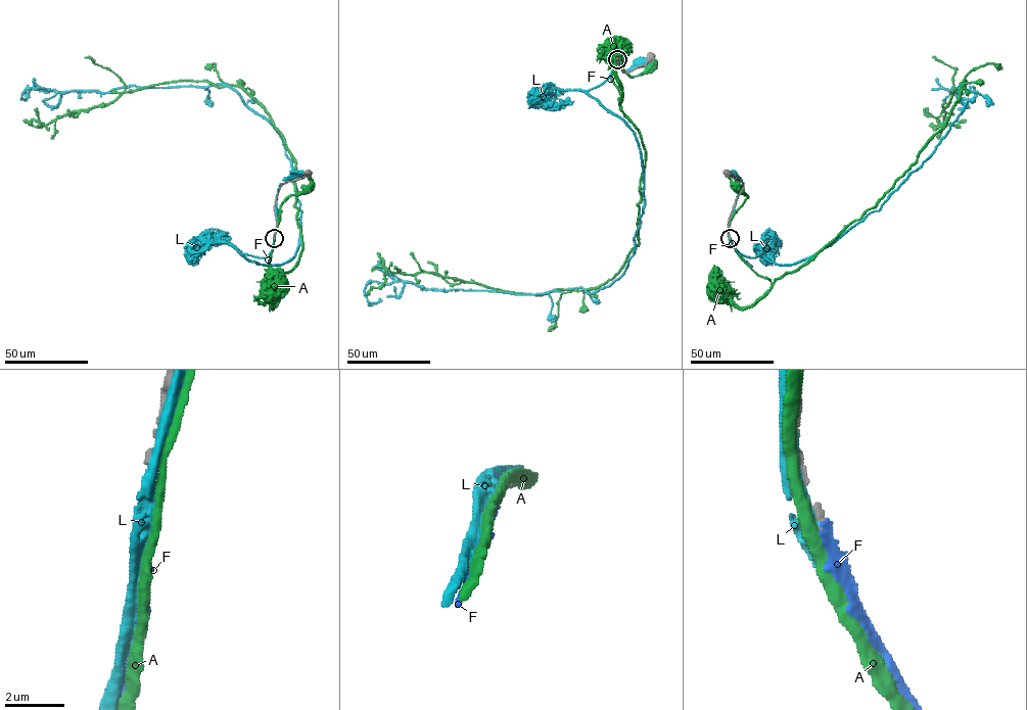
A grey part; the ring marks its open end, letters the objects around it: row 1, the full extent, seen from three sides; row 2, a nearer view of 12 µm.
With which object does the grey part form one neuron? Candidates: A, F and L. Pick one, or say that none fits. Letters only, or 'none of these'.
F

